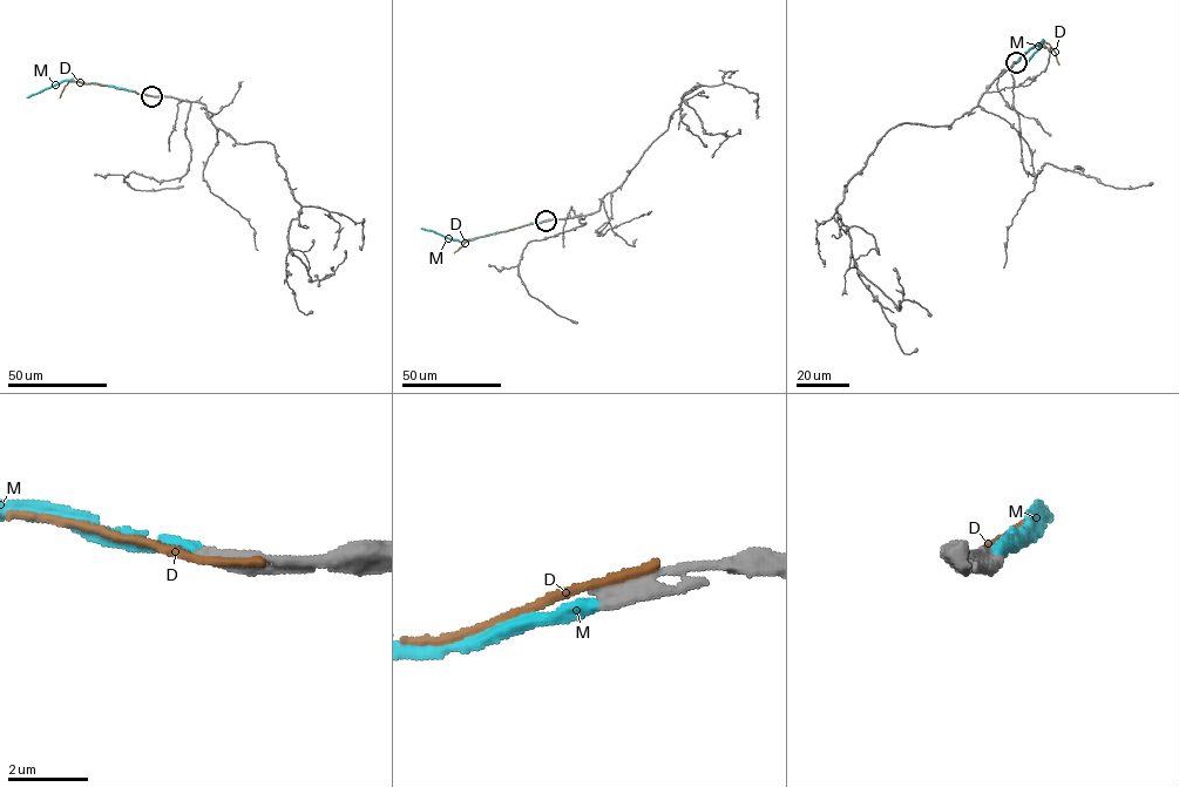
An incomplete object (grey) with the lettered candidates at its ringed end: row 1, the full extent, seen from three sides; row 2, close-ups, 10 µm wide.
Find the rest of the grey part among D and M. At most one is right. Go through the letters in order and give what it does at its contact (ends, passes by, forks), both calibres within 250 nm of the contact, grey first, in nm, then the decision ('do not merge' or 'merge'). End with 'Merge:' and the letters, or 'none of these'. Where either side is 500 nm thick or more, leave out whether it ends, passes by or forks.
D: calibres 550 and 300 nm; do not merge
M: it ends; calibres 440 and 360 nm; merge
Merge: M

